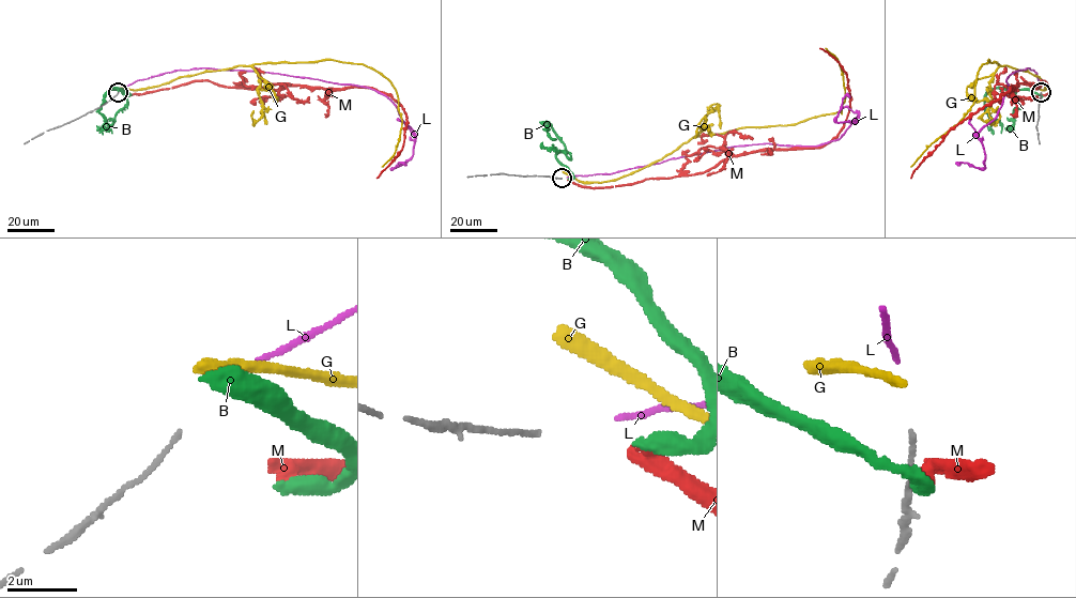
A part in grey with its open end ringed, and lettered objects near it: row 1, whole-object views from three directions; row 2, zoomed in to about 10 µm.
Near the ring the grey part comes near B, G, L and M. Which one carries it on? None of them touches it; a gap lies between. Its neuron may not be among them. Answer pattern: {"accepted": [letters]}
{"accepted": ["L"]}

